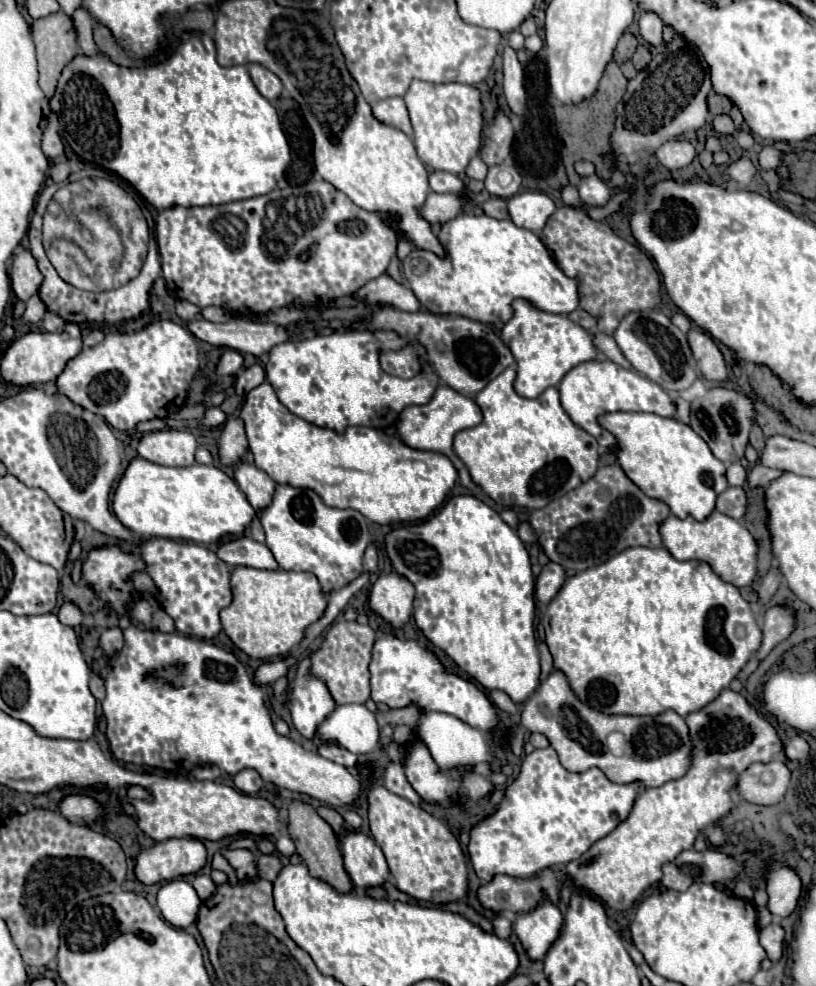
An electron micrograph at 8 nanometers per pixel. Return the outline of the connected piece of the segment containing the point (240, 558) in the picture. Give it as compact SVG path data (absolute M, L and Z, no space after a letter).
M240 536L236 540L220 544L216 554L228 566L252 566L252 568L266 568L266 570L278 568L268 546L248 536Z

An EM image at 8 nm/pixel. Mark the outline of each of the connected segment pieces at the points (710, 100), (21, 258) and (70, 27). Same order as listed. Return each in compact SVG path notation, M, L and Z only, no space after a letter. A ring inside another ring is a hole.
M713 92L707 97L707 103L709 110L713 115L722 113L728 114L732 108L736 108L736 106L734 106L734 104L732 104L728 98Z
M18 246L12 258L12 266L10 266L10 282L12 282L12 290L16 298L26 302L30 296L38 292L42 280L44 278L36 266L34 256L22 246Z
M58 10L32 22L32 38L38 56L40 88L50 98L62 68L78 54L76 28L72 18Z

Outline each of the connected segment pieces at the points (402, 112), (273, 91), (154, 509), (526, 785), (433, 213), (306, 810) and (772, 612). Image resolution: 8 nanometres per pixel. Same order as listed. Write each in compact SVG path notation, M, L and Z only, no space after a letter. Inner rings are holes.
M402 98L380 100L378 104L372 106L372 112L378 120L382 120L394 128L400 128L406 136L412 138L412 124L408 120L408 110L406 110L406 104Z
M250 64L248 66L250 78L256 84L258 92L266 98L266 100L276 100L282 92L282 82L276 74L272 74L268 68L260 66L260 64Z
M136 456L124 470L124 476L114 492L112 508L114 508L114 516L134 534L154 536L154 538L174 538L174 540L182 538L182 540L194 540L206 544L218 542L222 536L234 536L246 532L252 518L256 516L254 508L248 504L242 490L220 468L204 466L204 464L192 464L186 468L168 468L148 462L140 456Z
M552 748L534 750L522 760L520 774L506 786L504 798L498 804L498 808L472 826L470 842L468 842L472 868L482 882L490 882L496 874L530 878L548 866L568 864L570 860L582 856L596 840L610 834L622 820L628 818L640 790L642 790L642 782L614 784L598 768L590 768L580 774L568 772L560 764L558 754Z
M430 192L426 202L420 208L420 214L424 220L428 220L432 226L438 226L462 212L464 200L456 194L436 194Z
M294 800L290 804L290 814L288 814L288 832L290 832L290 838L294 840L296 844L296 852L302 856L302 860L306 862L310 874L318 880L324 880L326 884L330 884L336 892L340 894L346 894L346 892L352 892L356 890L356 886L352 884L346 868L344 868L344 860L342 860L342 852L340 852L340 846L338 846L338 838L336 834L332 832L330 824L326 820L322 820L310 804L302 804L300 800Z
M774 606L766 610L764 616L764 628L762 628L762 646L758 652L758 660L762 660L776 644L780 644L782 640L786 640L790 636L790 632L794 630L794 620L792 620L792 612L784 606Z

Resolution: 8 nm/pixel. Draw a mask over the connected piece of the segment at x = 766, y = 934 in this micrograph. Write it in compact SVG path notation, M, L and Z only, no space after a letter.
M772 922L766 928L760 930L760 944L764 946L768 958L772 962L778 962L782 958L782 950L784 950L784 930L780 924Z

